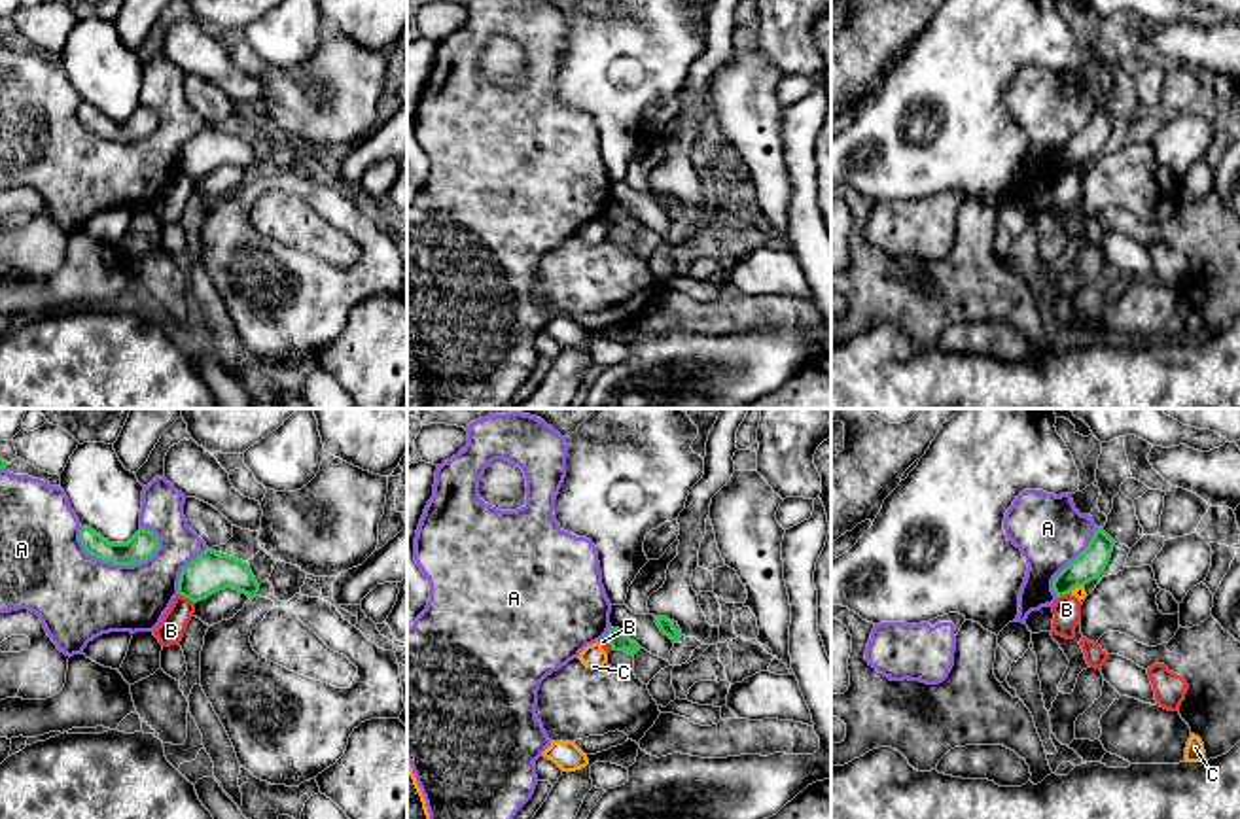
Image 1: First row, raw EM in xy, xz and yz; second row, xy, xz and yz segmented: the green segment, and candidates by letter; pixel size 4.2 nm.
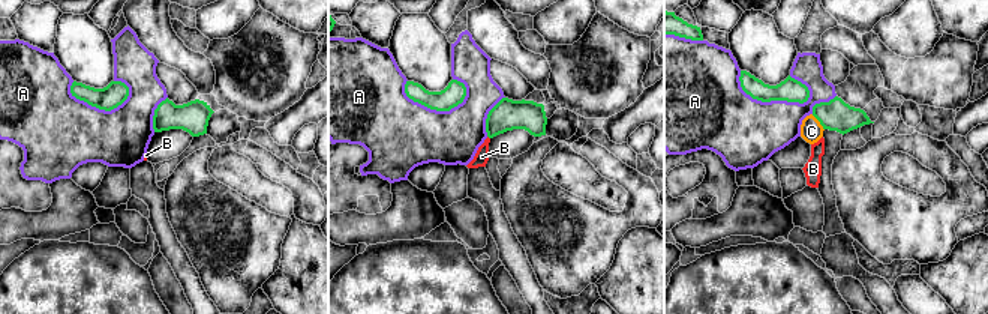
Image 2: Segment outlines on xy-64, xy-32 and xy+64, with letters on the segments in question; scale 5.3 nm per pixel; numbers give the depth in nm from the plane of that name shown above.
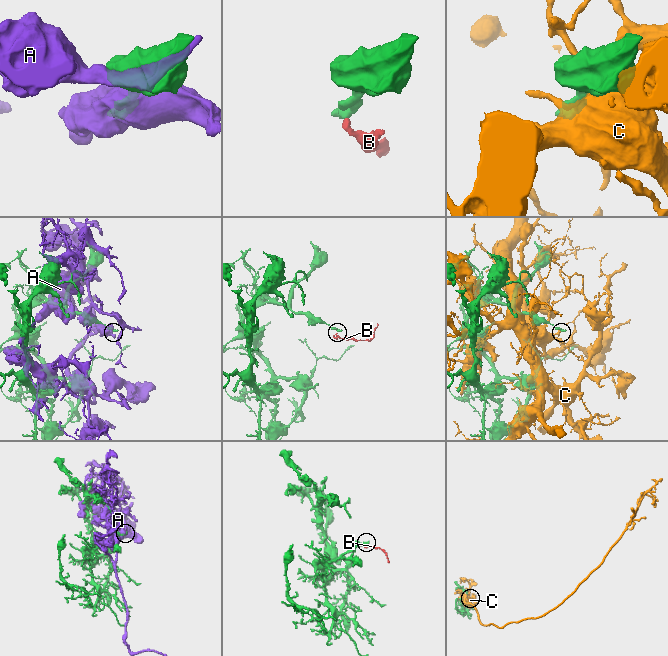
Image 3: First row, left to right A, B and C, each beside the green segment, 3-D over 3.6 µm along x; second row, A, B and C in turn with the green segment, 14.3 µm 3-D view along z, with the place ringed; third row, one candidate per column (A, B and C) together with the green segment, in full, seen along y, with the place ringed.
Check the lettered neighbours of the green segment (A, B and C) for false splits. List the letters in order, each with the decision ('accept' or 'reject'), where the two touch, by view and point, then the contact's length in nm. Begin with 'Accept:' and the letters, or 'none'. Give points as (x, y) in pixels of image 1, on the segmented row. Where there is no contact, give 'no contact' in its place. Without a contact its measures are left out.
Accept: none
A: reject | xy (110, 562) | 360 nm
B: reject | xy (186, 596) | 90 nm
C: reject | yz (1076, 587) | 70 nm

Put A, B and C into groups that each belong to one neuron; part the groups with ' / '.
A / B / C

